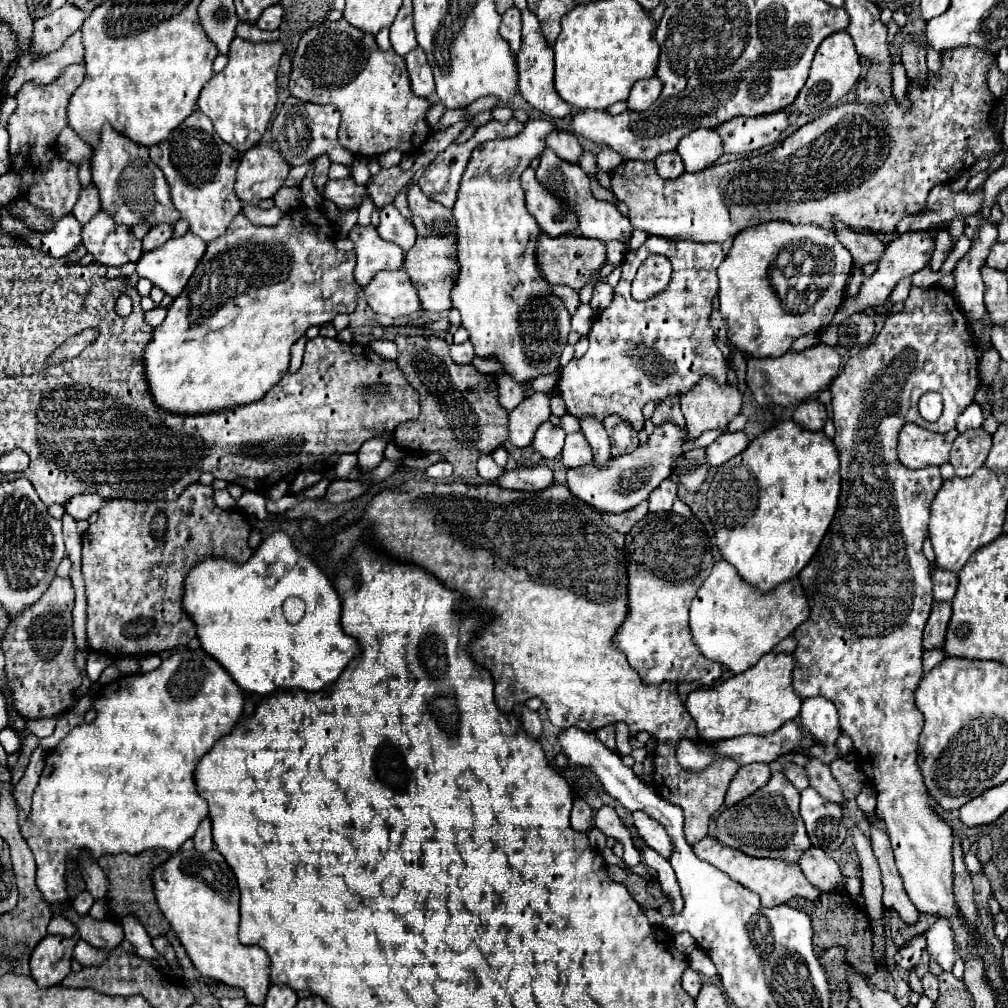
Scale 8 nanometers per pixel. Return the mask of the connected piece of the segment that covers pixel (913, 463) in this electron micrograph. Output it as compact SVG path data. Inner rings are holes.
M904 423L898 435L898 459L908 469L922 469L928 465L940 467L948 463L956 437L956 429L948 433L934 433L918 427L916 423Z

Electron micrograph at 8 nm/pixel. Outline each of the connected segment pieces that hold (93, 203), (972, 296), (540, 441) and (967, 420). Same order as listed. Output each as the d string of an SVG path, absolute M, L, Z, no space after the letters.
M94 183L88 187L82 187L80 189L80 201L76 201L76 207L72 211L74 217L80 223L88 223L88 219L92 219L98 209L100 209L100 199L98 199L98 191L96 191Z
M968 217L964 233L968 237L978 233L978 241L958 261L958 265L954 269L954 297L964 315L968 315L968 317L986 317L988 311L986 311L984 299L982 299L984 283L982 283L980 267L986 261L990 245L996 243L996 227L992 223L980 225L980 221L976 217Z
M546 421L546 423L542 423L542 425L538 427L536 437L534 437L534 441L532 441L532 447L534 447L544 459L554 459L556 455L560 455L562 447L564 447L564 437L566 437L566 433L564 433L560 427L556 427L556 425L552 425L550 421Z
M972 401L966 409L964 409L964 413L960 415L960 419L956 419L956 429L958 431L966 431L966 429L976 429L976 427L980 427L982 425L982 411L980 411L980 407Z

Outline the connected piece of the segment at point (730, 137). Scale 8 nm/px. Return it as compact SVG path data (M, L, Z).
M776 111L752 119L730 119L718 127L718 133L724 139L726 153L750 153L776 143L786 127L788 115L784 111Z

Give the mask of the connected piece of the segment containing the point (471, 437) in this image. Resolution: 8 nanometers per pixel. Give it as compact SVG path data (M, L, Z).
M398 337L396 345L400 351L398 365L420 393L420 417L398 425L394 443L412 451L410 455L440 453L452 463L456 479L476 479L478 457L492 453L508 439L508 413L500 407L496 393L486 389L486 375L470 363L456 365L450 359L450 345L440 337Z

